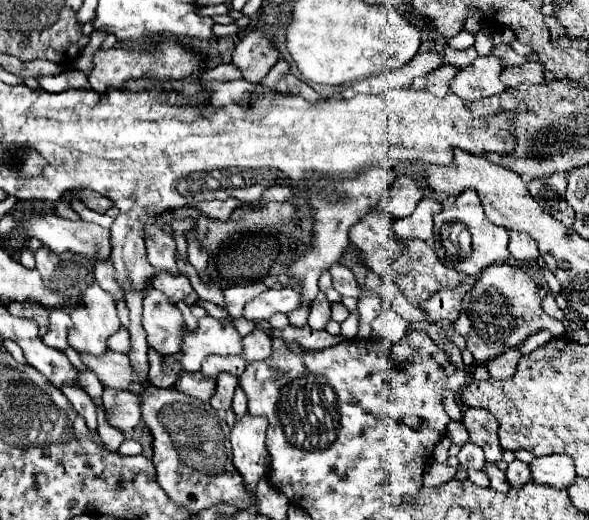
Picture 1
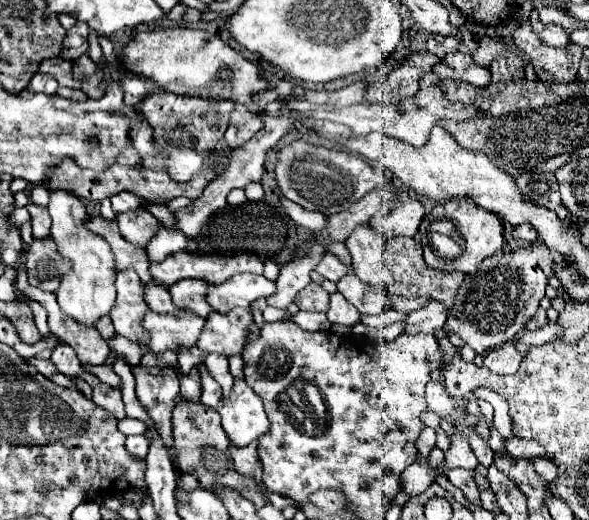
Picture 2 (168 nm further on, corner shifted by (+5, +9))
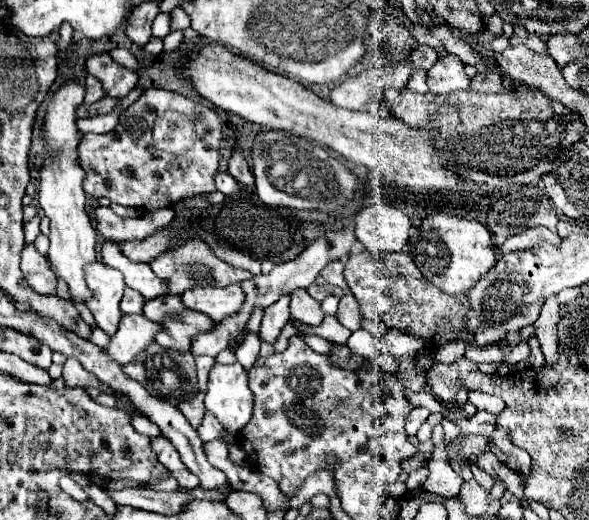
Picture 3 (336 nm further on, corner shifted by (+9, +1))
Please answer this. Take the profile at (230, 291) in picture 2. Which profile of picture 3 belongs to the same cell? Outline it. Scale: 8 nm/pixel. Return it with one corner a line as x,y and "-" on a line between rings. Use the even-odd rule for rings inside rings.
239,284
221,286
199,286
191,292
181,294
181,302
189,310
197,310
211,320
219,322
229,314
235,314
243,304
243,290

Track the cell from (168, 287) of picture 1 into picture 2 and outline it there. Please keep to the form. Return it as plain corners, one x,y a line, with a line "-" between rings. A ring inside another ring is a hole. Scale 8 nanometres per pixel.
176,252
167,256
159,264
151,264
149,272
153,276
153,282
157,286
173,286
175,282
183,279
201,279
213,284
221,284
229,280
235,274
251,272
251,274
263,274
263,262
257,256
251,254
237,254
237,256
223,256
223,254
201,254
198,252

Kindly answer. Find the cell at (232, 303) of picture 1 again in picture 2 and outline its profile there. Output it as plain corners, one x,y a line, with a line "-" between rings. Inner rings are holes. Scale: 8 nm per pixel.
181,280
179,284
173,284
169,288
171,296
175,296
175,300
179,300
179,304
183,304
185,310
191,310
203,318
207,318
211,314
211,306
207,302
207,288
211,284
205,280

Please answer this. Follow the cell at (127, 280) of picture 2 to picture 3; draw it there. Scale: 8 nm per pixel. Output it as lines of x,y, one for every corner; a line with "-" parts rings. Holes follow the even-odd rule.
103,262
87,264
83,270
85,270
87,288
93,294
85,302
85,306
91,310
97,326
103,332
115,334
115,328
123,316
119,310
119,302
121,302
123,288
125,288
123,276
117,270
107,268
107,264

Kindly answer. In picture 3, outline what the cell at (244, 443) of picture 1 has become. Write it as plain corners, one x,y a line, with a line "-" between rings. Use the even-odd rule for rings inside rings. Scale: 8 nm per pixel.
235,362
231,366
215,364
209,372
205,408
211,410
229,434
241,432
253,414
253,392
247,370

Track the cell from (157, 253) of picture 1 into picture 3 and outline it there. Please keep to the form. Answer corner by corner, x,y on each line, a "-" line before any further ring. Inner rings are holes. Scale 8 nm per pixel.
95,206
93,212
95,212
95,220
97,220
97,232
105,240
115,240
115,242
145,240
155,230
165,228
175,216
173,206
141,214
137,218
121,218
107,206

